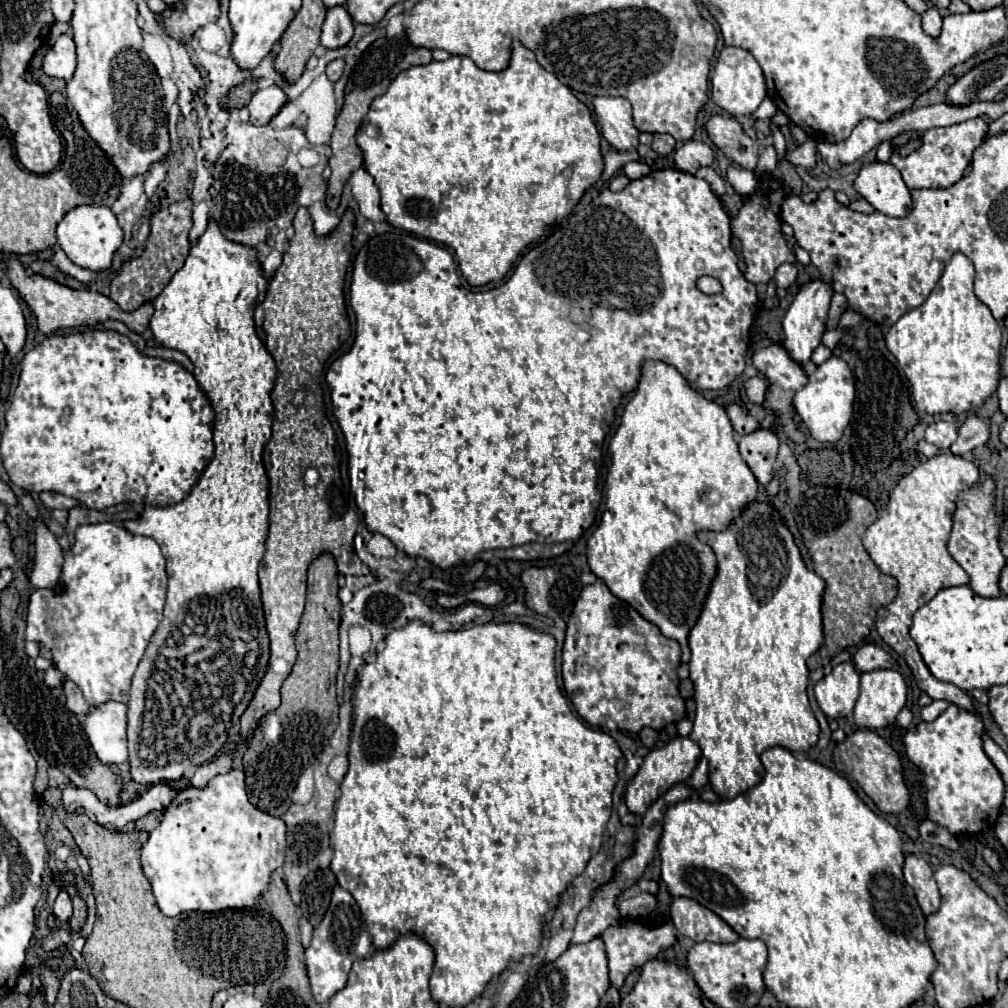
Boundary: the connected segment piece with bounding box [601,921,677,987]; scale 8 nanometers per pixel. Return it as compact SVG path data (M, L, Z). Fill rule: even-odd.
M621 921L619 925L609 927L601 937L603 937L605 947L607 947L611 983L617 985L617 987L621 987L623 981L625 981L625 977L627 977L627 973L631 973L635 967L645 965L659 951L671 947L675 943L675 939L677 939L677 933L675 933L673 923L663 923L659 927L647 927L647 925L639 923L639 921Z

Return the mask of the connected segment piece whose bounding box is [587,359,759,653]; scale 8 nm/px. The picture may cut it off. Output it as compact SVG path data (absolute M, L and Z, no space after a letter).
M653 359L645 361L641 367L639 385L635 389L635 395L631 397L631 401L625 407L625 413L621 417L621 425L619 425L617 433L613 435L613 439L609 443L609 455L611 455L611 466L606 480L605 511L601 515L599 527L593 531L593 535L587 541L589 567L599 579L605 581L605 585L609 587L609 591L615 597L619 597L619 599L627 601L631 607L635 607L645 619L655 623L663 631L663 635L677 639L681 643L683 651L687 653L687 635L701 613L705 595L709 591L709 583L711 583L715 569L717 569L715 567L715 555L713 555L711 547L701 543L695 537L695 533L697 531L723 531L735 517L739 517L743 505L753 501L759 495L759 481L751 473L749 465L743 461L743 457L739 453L739 445L735 443L735 431L733 431L733 425L731 425L725 409L719 403L709 401L703 395L699 395L675 367L671 367L663 361L653 361Z

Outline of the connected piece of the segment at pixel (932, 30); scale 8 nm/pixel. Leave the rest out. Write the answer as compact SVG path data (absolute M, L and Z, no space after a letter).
M929 5L929 9L923 13L923 31L931 37L941 35L941 15L933 5Z

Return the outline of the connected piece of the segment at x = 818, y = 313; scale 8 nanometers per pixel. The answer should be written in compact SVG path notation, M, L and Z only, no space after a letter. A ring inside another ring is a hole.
M811 281L807 285L801 287L801 291L797 293L795 301L791 303L785 319L783 319L783 331L785 331L785 341L783 347L787 349L789 357L803 365L811 359L813 351L817 349L817 345L821 343L821 335L825 331L825 321L827 321L827 311L829 311L829 301L831 301L833 289L829 283L825 281Z

